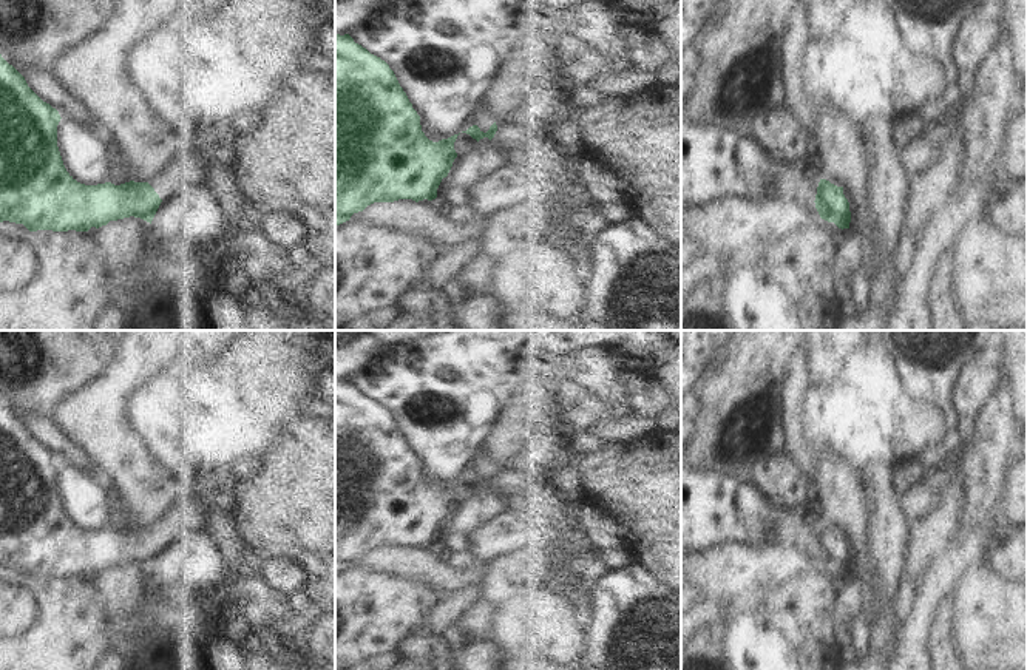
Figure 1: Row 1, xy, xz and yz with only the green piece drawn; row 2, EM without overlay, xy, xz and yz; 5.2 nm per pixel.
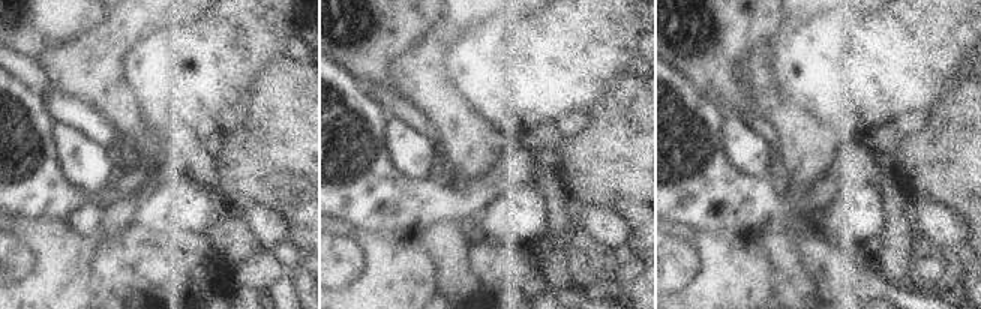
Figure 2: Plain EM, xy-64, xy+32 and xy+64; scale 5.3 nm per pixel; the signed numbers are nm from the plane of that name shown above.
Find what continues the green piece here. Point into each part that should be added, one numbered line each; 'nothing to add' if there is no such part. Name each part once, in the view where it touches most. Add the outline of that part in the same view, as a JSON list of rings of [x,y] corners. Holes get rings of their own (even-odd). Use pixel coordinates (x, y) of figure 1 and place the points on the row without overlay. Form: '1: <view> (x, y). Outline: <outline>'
1: xy (184, 519). Outline: [[[204,488],[193,500],[171,502],[147,528],[162,546],[171,546],[182,539],[193,539],[210,531],[222,531],[221,489]]]

